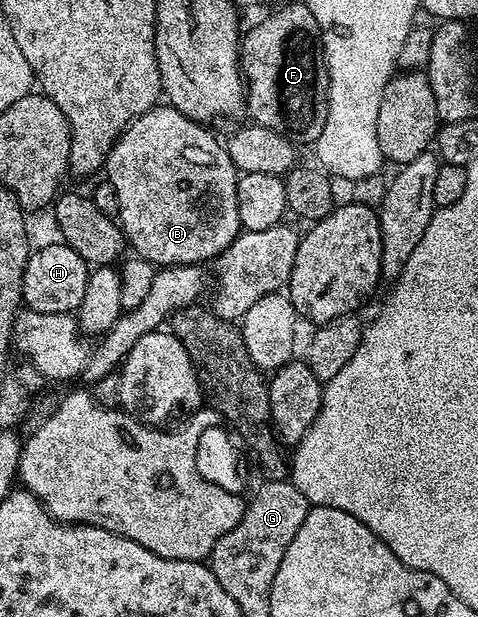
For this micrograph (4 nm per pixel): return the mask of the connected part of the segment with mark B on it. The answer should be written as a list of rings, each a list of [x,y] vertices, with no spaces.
[[[157,106],[150,109],[149,112],[144,112],[136,120],[133,120],[120,133],[120,137],[116,139],[115,144],[112,145],[112,149],[108,151],[106,178],[114,186],[114,190],[118,194],[118,206],[120,207],[118,223],[126,237],[127,243],[131,247],[133,244],[140,251],[137,252],[139,259],[148,260],[154,266],[175,266],[178,264],[195,264],[200,266],[203,265],[203,260],[208,260],[208,262],[215,261],[220,253],[225,252],[235,242],[236,237],[242,231],[239,220],[238,200],[236,198],[238,170],[230,158],[227,147],[221,141],[219,144],[204,128],[207,127],[203,123],[186,118],[177,108]]]

